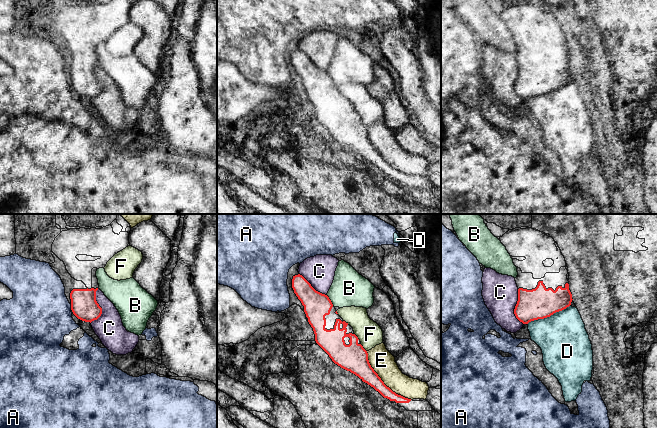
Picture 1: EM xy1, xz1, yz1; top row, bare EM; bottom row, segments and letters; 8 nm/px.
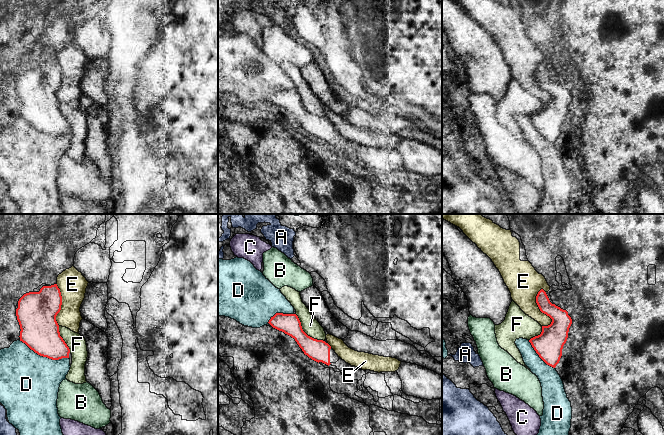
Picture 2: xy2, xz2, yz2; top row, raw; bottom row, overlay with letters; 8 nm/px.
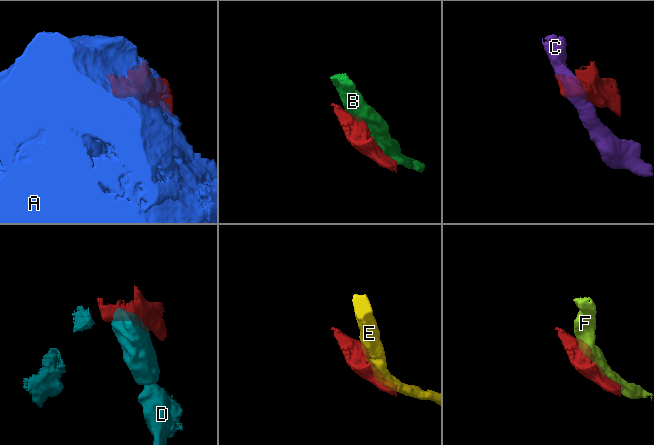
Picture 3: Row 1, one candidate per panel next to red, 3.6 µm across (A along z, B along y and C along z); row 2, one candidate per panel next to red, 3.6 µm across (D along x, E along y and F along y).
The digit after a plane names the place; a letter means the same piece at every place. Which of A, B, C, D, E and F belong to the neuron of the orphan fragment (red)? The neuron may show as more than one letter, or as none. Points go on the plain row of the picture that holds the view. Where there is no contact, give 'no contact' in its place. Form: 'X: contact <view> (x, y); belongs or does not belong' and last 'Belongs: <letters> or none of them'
A: contact xy1 (71, 83); does not belong
B: contact xz1 (330, 76); does not belong
C: contact xy1 (100, 83); does not belong
D: contact xy2 (44, 132); does not belong
E: contact xz1 (382, 157); does not belong
F: contact xz2 (304, 108); does not belong
Belongs: none of them

